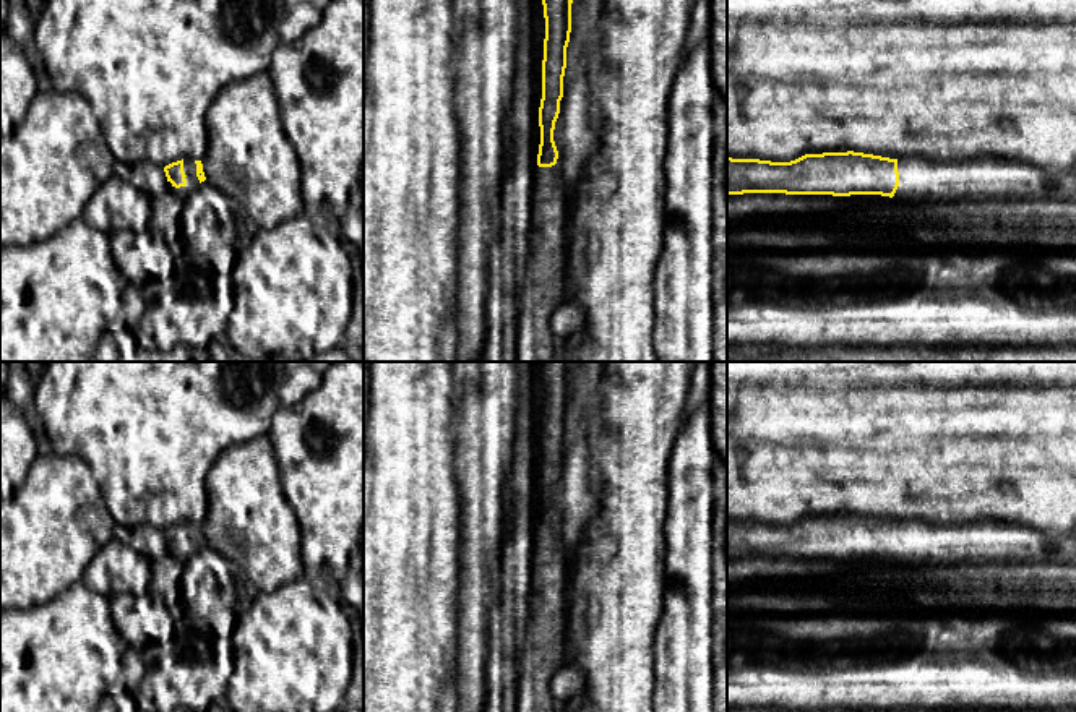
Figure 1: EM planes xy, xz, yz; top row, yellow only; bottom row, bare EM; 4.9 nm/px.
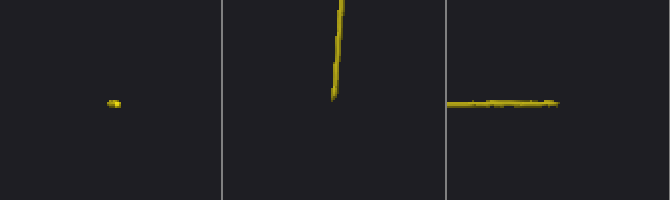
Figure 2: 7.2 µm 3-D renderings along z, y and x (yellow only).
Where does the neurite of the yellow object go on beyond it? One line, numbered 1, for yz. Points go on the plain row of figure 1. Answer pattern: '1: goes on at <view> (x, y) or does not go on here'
1: goes on at yz (987, 542)

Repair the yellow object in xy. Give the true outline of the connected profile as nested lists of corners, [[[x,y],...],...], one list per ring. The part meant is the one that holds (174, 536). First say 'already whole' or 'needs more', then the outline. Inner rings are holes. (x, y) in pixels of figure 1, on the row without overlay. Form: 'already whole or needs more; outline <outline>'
needs more; outline [[[182,522],[164,530],[167,551],[180,561],[188,560],[206,543],[201,524]]]

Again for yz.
needs more; outline [[[863,516],[805,517],[790,525],[727,521],[727,558],[881,558],[914,566],[1073,563],[1076,537],[1065,535],[1057,548],[1047,548],[1047,534],[1011,522],[980,521],[935,525],[922,521],[889,522]]]

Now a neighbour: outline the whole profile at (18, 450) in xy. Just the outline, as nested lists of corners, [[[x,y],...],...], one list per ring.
[[[0,396],[0,498],[11,498],[39,454],[23,409]]]

